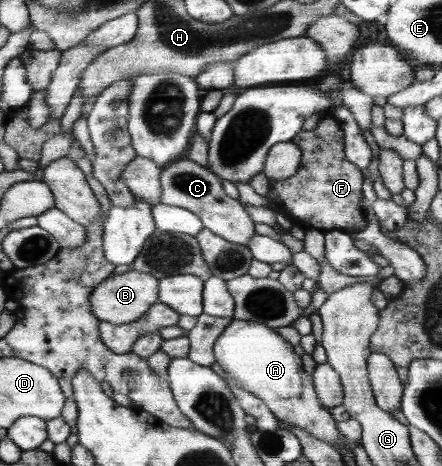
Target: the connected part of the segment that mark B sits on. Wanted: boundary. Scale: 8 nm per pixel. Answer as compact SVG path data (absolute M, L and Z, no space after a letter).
M131 269L127 273L113 275L93 294L94 314L103 322L116 325L134 323L144 319L150 310L161 302L161 280L148 273Z

